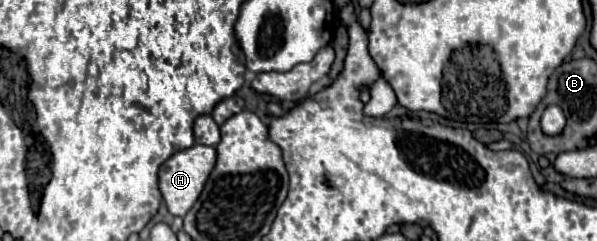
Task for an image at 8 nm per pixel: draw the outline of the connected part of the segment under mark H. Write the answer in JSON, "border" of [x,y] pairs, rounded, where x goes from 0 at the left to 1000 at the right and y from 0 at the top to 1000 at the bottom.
{"border":[[[325,598],[322,614],[302,622],[271,680],[268,797],[271,797],[275,838],[278,838],[288,896],[308,896],[325,855],[325,838],[332,830],[358,689],[362,689],[362,622],[355,606],[338,606],[338,598]]]}

